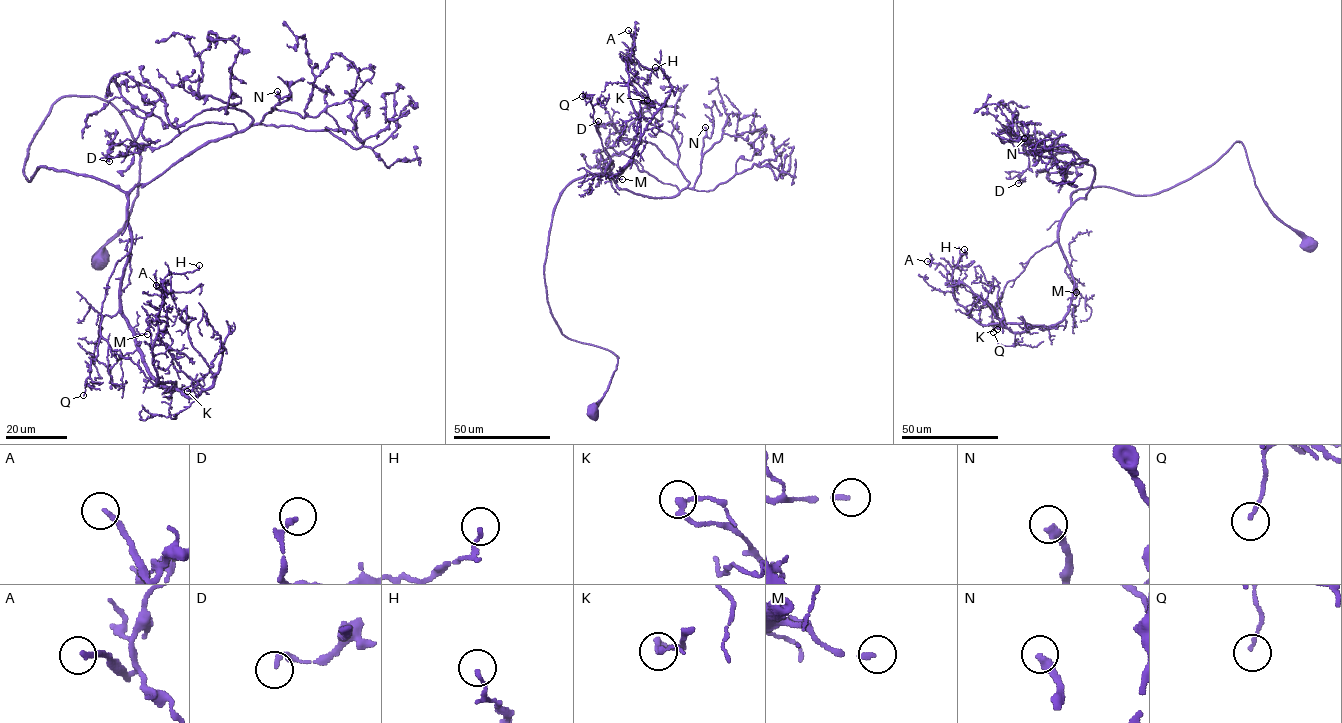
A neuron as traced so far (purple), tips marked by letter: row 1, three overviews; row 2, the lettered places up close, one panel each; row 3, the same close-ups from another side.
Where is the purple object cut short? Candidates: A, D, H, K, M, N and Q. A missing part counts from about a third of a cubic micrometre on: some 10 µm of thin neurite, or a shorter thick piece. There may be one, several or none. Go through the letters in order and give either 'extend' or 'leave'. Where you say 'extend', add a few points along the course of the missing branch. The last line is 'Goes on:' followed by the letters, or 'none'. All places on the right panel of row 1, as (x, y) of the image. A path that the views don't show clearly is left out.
A: leave
D: leave
H: leave
K: leave
M: extend; course (1076, 292), (1081, 293), (1079, 312)
N: extend
Q: leave
Goes on: M, N

